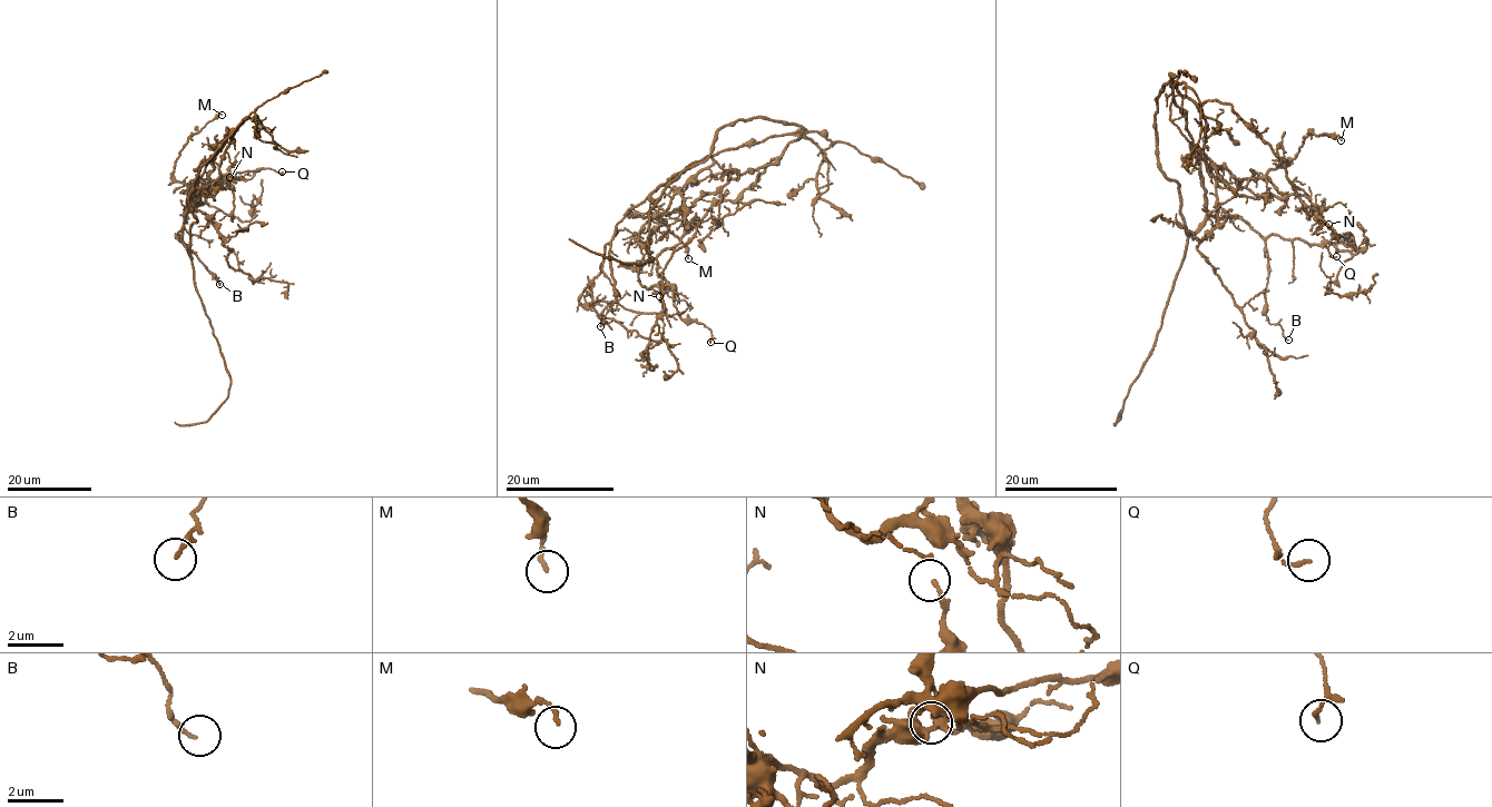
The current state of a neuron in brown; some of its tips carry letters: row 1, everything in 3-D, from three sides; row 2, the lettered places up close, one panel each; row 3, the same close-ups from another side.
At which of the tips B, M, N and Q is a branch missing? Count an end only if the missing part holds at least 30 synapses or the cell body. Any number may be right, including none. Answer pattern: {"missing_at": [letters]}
{"missing_at": []}

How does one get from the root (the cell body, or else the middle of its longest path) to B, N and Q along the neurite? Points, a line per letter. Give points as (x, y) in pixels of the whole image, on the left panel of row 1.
B: (185, 212), (183, 239), (176, 236), (219, 284)
N: (185, 212), (178, 240), (176, 235), (180, 237), (186, 214), (197, 206), (195, 194), (238, 178), (229, 177)
Q: (185, 212), (186, 199), (197, 188), (193, 209), (196, 206), (200, 180), (215, 187), (238, 171), (282, 171)

